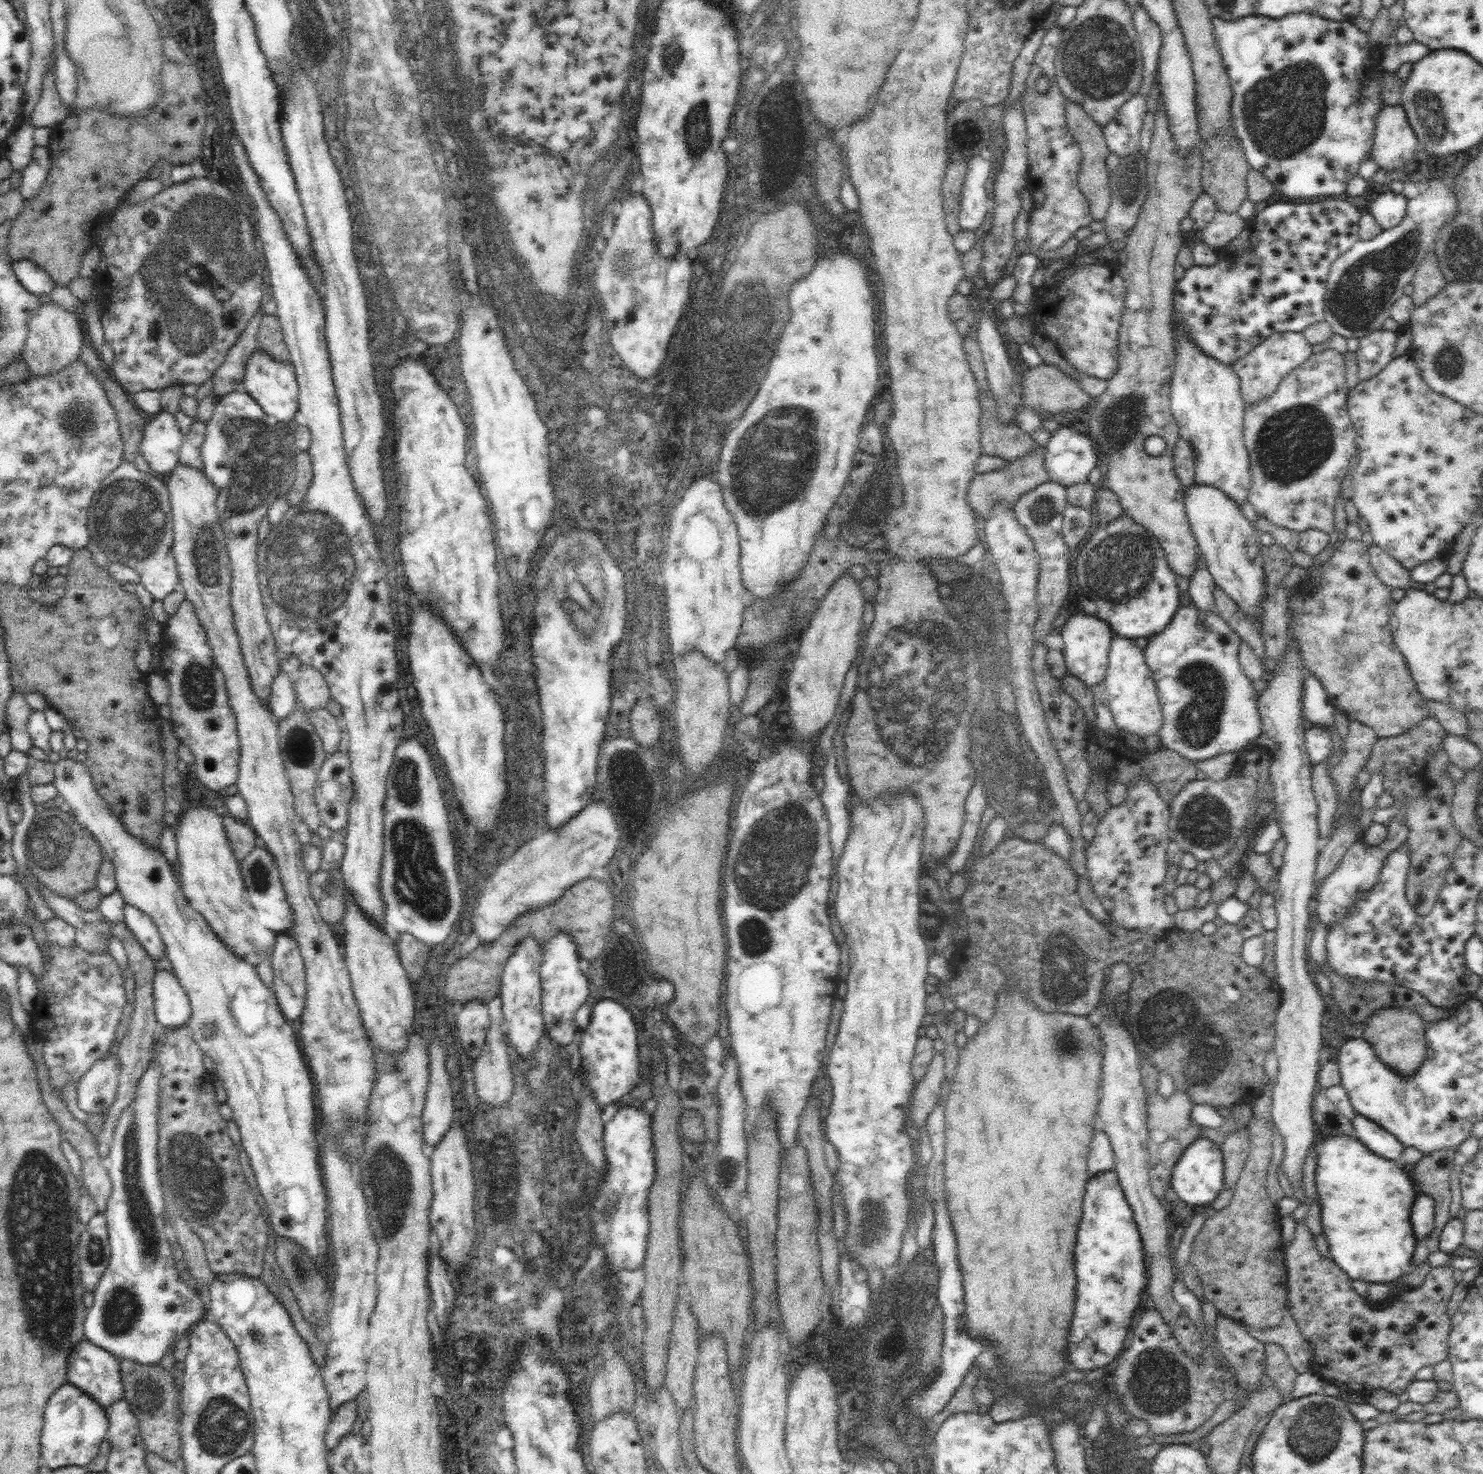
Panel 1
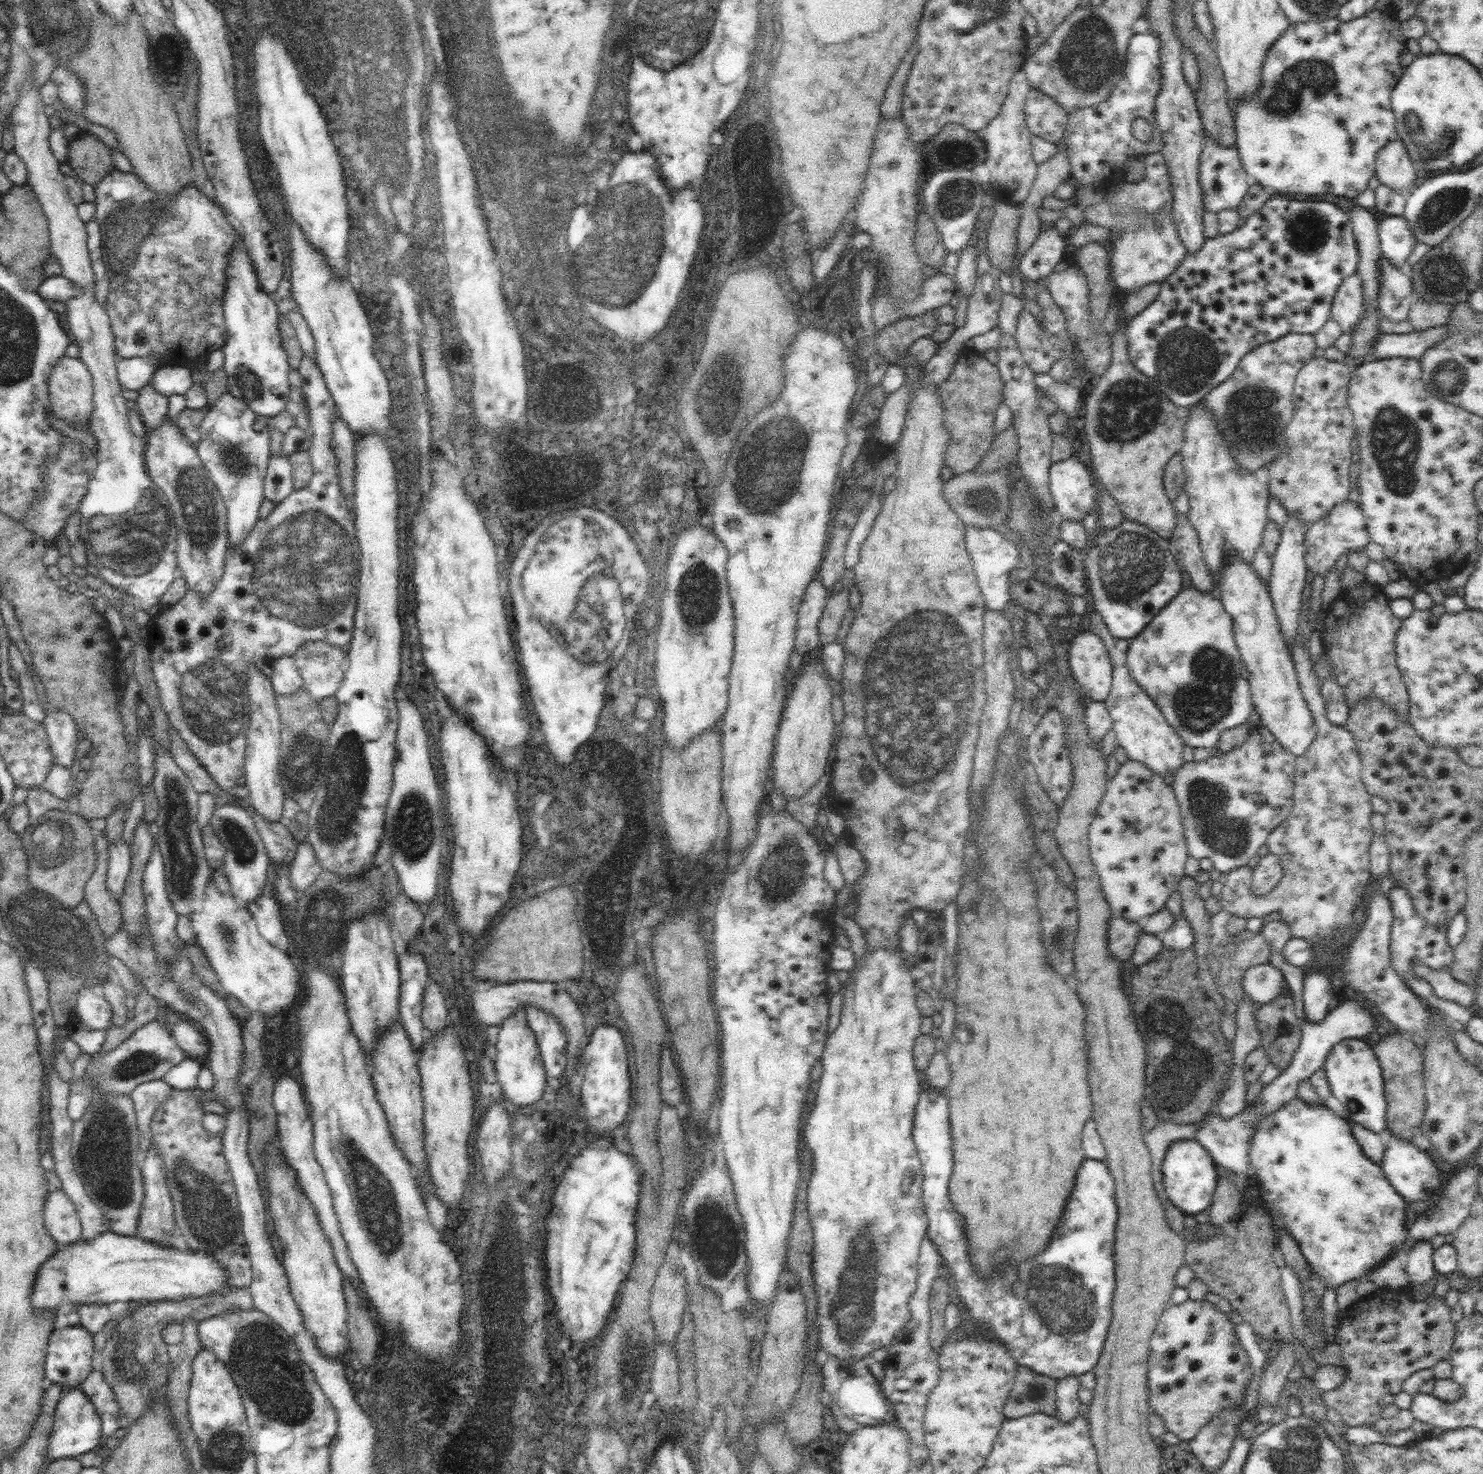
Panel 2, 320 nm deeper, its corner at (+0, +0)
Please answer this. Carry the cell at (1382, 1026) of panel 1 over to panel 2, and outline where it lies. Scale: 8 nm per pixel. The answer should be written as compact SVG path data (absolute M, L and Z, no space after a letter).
M1396 1032L1386 1035L1374 1045L1373 1051L1381 1066L1387 1113L1387 1130L1391 1136L1411 1140L1412 1129L1422 1124L1427 1107L1424 1090L1423 1049L1416 1046L1409 1036Z

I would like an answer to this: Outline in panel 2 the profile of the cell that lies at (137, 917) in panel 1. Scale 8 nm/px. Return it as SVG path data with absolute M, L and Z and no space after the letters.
M123 838L109 844L109 864L107 867L107 887L120 903L125 882L131 869L131 850Z

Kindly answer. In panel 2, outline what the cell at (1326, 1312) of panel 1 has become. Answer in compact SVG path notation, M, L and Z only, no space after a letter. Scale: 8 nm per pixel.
M1380 1290L1344 1311L1334 1340L1343 1350L1342 1366L1347 1375L1341 1386L1321 1394L1325 1406L1341 1414L1349 1427L1373 1426L1384 1408L1396 1400L1404 1381L1413 1372L1448 1359L1456 1323L1452 1322L1451 1309L1446 1307L1444 1299L1431 1294L1425 1300L1416 1301L1402 1292L1396 1300L1396 1292Z

